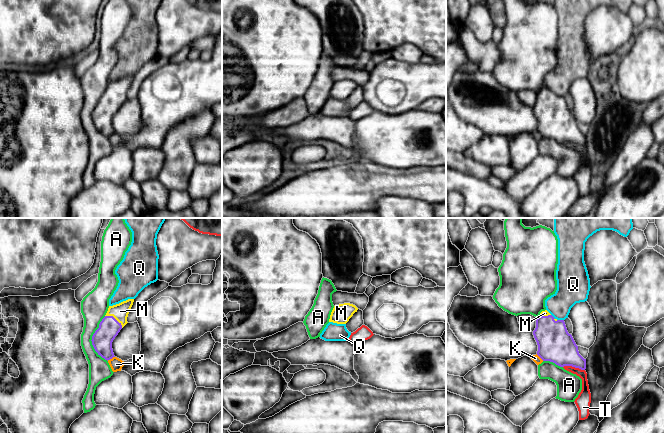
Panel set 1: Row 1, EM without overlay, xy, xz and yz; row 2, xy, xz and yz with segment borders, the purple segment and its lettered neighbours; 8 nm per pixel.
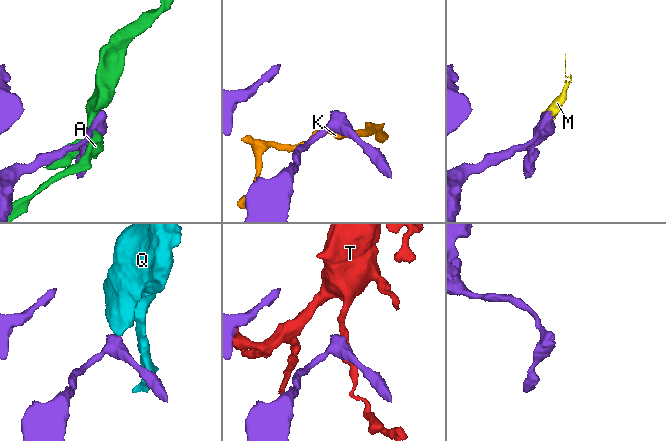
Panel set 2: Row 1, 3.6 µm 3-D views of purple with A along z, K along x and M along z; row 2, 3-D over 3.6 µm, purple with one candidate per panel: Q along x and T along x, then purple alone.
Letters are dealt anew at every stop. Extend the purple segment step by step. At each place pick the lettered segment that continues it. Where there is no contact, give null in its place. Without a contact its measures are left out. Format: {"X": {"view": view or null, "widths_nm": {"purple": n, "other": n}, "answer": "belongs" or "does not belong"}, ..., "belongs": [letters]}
{"A": {"view": "xy", "widths_nm": {"purple": 170, "other": 200}, "answer": "does not belong"}, "K": {"view": "xy", "widths_nm": {"purple": 170, "other": 110}, "answer": "does not belong"}, "M": {"view": "xy", "widths_nm": {"purple": 170, "other": 130}, "answer": "belongs"}, "Q": {"view": "yz", "widths_nm": {"purple": 280, "other": 220}, "answer": "does not belong"}, "T": {"view": "yz", "widths_nm": {"purple": 280, "other": 90}, "answer": "does not belong"}, "belongs": ["M"]}

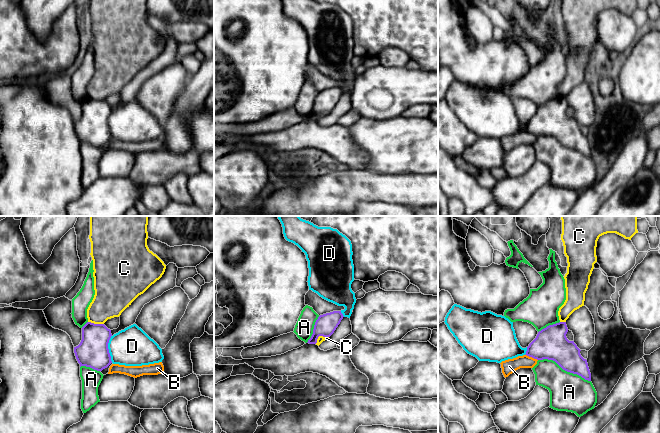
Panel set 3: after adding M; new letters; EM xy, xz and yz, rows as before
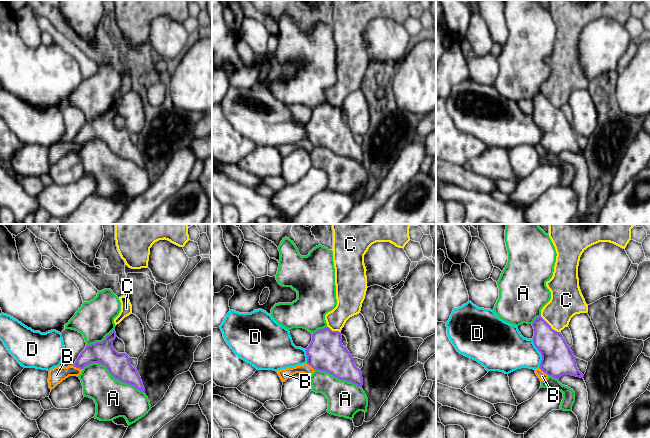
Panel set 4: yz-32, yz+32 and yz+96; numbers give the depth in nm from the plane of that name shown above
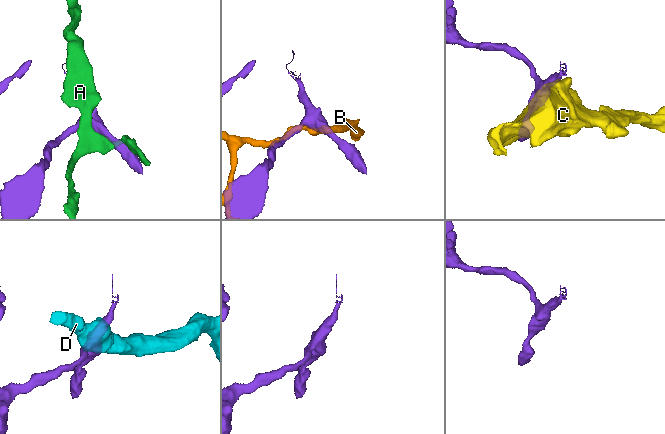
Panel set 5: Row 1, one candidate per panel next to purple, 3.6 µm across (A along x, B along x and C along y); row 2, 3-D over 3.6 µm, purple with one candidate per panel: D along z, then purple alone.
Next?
{"A": {"view": "yz", "widths_nm": {"purple": 260, "other": 300}, "answer": "does not belong"}, "B": {"view": "yz", "widths_nm": {"purple": 260, "other": 120}, "answer": "does not belong"}, "C": {"view": "xz", "widths_nm": {"purple": 170, "other": 50}, "answer": "does not belong"}, "D": {"view": "xy", "widths_nm": {"purple": 240, "other": 300}, "answer": "does not belong"}, "belongs": []}

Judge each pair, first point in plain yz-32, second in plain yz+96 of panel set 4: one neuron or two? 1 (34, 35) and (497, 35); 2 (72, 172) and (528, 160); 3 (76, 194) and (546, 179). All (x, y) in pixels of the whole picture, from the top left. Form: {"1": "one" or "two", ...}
{"1": "two", "2": "one", "3": "one"}

